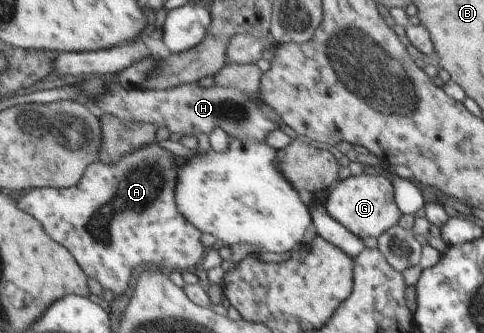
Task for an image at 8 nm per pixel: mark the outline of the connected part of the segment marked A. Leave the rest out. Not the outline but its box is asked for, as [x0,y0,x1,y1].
[17,140,208,295]

